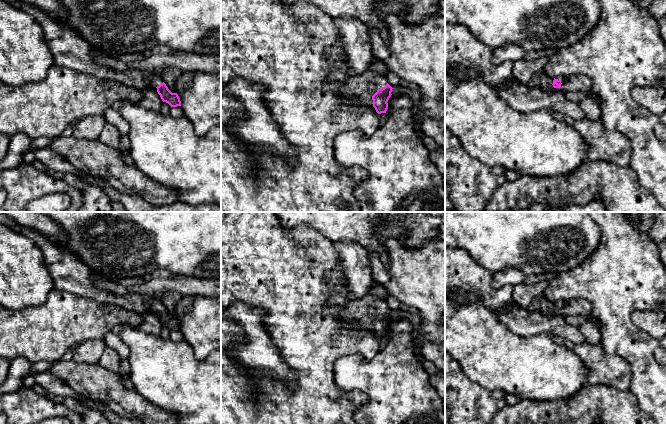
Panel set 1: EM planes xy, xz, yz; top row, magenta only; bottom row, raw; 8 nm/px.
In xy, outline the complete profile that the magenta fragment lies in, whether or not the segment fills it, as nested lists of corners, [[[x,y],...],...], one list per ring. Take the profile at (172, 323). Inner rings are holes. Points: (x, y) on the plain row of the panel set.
[[[0,215],[0,223],[30,238],[41,250],[45,264],[54,281],[54,288],[75,295],[93,299],[102,304],[110,304],[143,315],[156,311],[163,326],[171,331],[181,330],[177,317],[172,317],[161,301],[153,295],[128,293],[116,296],[107,290],[95,287],[93,273],[73,253],[56,245],[34,229],[23,227],[5,215]]]

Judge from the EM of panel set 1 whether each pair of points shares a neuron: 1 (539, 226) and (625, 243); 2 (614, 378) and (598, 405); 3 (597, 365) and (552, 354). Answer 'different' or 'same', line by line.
1: different
2: different
3: different

